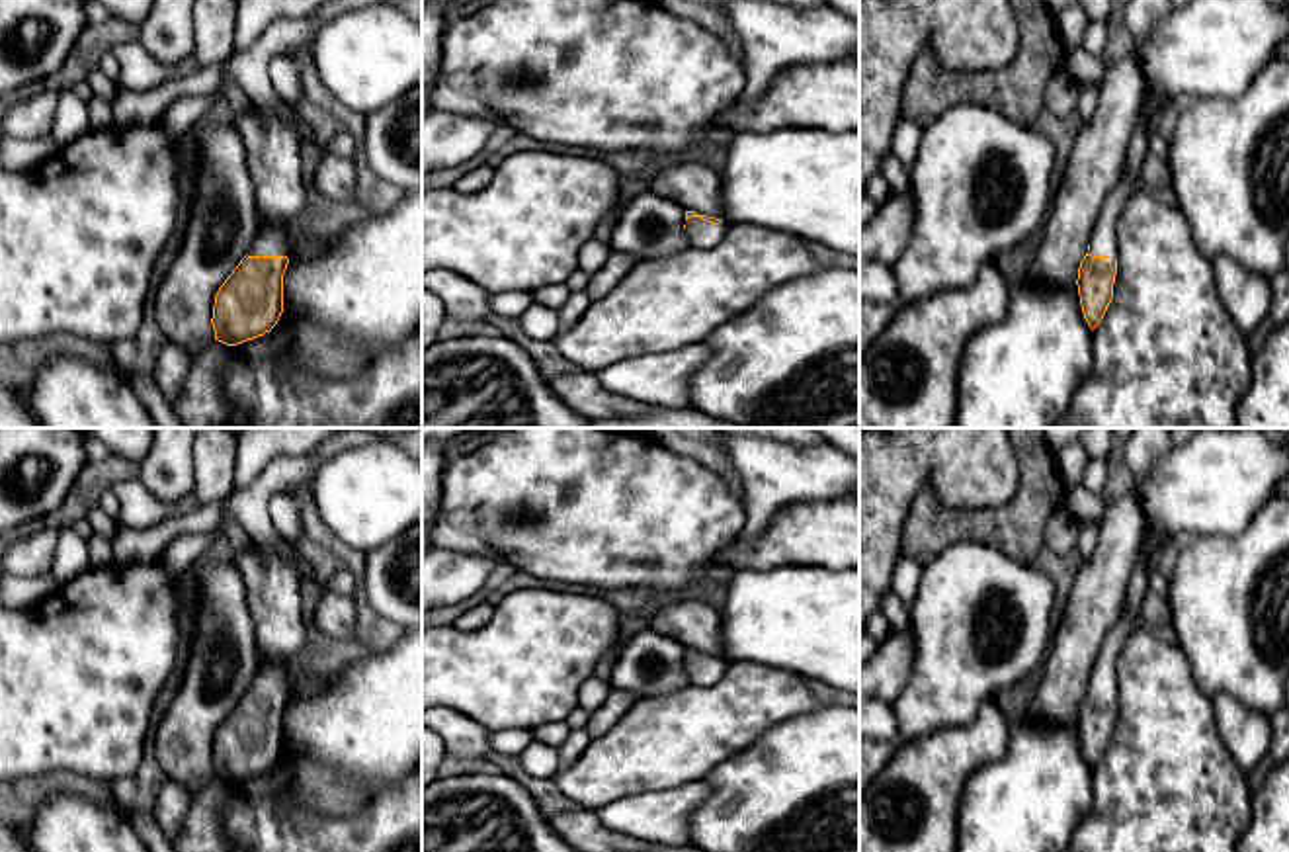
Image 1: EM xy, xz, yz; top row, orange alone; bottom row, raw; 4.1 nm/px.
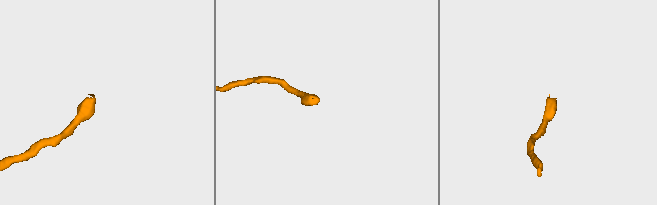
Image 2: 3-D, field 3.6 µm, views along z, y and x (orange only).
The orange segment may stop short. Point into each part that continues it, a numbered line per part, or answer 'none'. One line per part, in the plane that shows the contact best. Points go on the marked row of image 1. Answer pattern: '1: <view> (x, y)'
1: xy (272, 239)

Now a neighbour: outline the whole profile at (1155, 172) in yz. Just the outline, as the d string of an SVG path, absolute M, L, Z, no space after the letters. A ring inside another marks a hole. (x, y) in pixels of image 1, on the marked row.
M1148 152L1141 166L1141 182L1144 190L1170 197L1172 172L1170 172L1168 158Z

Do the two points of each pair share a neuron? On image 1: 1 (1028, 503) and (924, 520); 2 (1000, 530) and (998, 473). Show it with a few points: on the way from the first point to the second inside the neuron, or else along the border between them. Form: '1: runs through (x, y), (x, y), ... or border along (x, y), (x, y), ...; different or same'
1: runs through (1002, 526), (950, 526); same
2: border along (1018, 462), (1018, 489), (1008, 499), (956, 514); different

